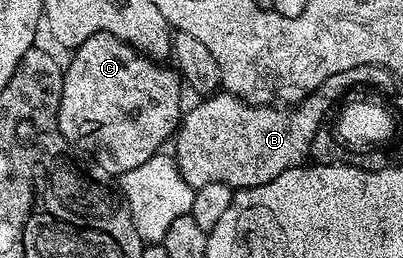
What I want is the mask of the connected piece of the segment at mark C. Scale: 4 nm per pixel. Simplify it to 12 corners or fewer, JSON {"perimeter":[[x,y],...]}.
{"perimeter":[[108,32],[70,53],[64,141],[112,178],[181,119],[174,67]]}

